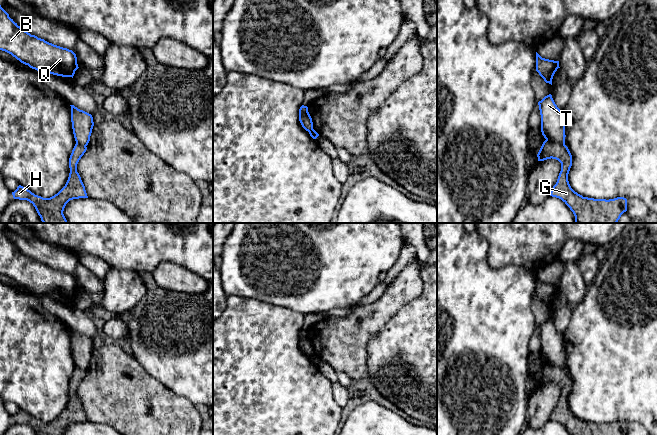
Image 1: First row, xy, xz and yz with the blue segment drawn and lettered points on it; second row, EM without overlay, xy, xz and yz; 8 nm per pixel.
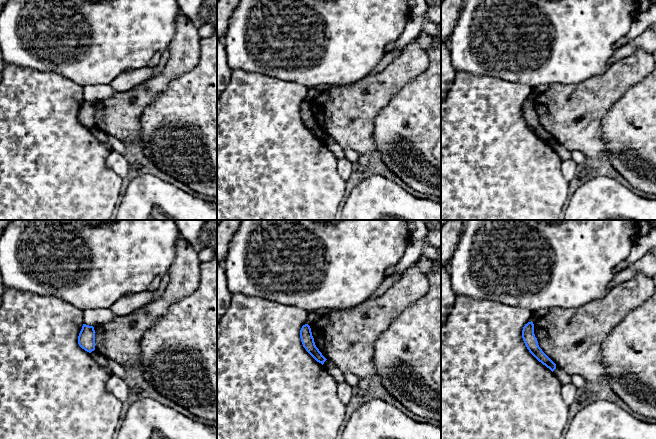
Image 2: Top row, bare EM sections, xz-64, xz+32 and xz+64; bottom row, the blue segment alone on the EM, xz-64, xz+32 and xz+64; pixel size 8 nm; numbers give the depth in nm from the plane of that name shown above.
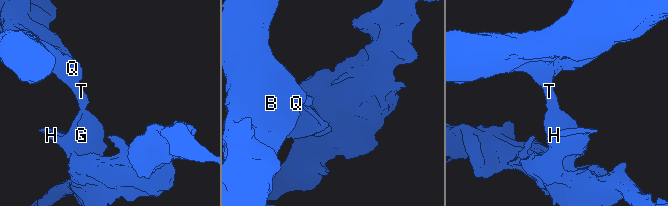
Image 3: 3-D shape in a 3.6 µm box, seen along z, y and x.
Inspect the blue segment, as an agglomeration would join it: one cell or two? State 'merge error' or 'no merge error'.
merge error

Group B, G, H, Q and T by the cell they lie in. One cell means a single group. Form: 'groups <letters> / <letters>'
groups B Q T / G H

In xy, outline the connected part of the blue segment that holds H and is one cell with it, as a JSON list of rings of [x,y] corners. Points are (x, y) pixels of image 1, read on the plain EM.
[[[76,367],[69,382],[70,397],[65,410],[54,420],[43,422],[35,419],[26,411],[19,409],[12,416],[14,423],[27,424],[33,428],[36,435],[64,435],[66,428],[73,423],[88,422],[85,410],[77,396],[77,388],[86,376],[87,371]]]

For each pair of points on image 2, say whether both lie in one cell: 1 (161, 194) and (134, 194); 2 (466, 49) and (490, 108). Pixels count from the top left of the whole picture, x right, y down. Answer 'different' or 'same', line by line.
1: same
2: different

